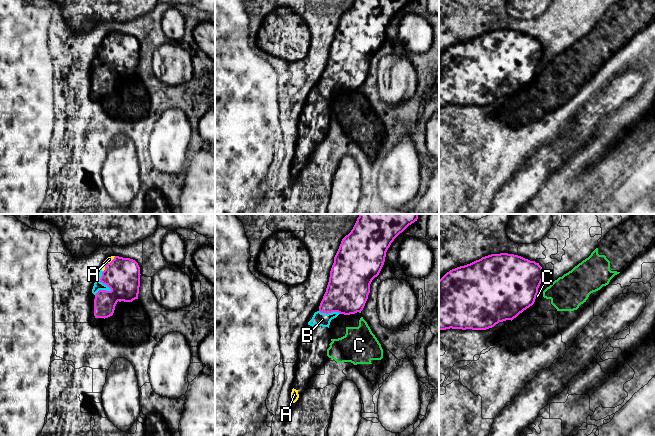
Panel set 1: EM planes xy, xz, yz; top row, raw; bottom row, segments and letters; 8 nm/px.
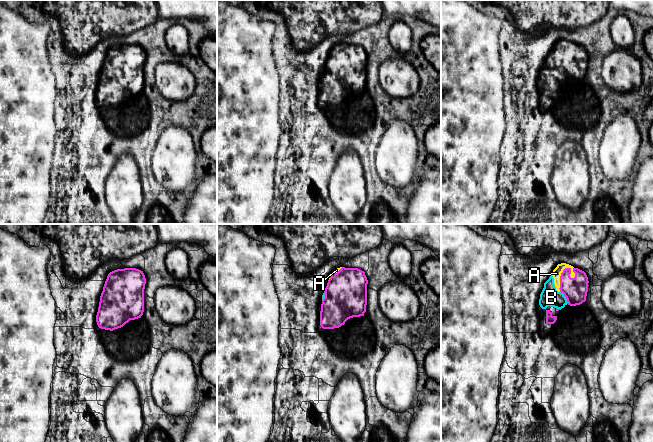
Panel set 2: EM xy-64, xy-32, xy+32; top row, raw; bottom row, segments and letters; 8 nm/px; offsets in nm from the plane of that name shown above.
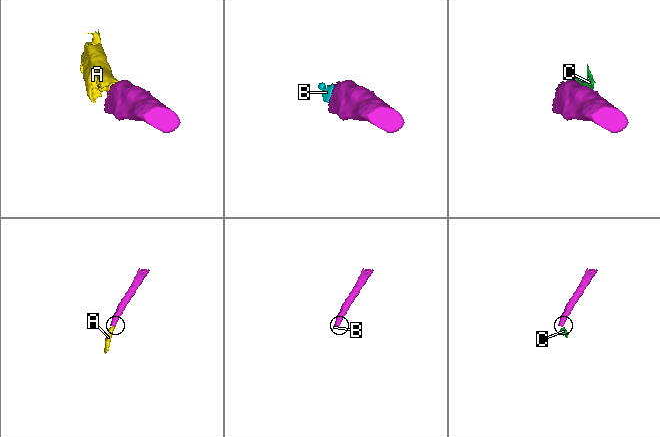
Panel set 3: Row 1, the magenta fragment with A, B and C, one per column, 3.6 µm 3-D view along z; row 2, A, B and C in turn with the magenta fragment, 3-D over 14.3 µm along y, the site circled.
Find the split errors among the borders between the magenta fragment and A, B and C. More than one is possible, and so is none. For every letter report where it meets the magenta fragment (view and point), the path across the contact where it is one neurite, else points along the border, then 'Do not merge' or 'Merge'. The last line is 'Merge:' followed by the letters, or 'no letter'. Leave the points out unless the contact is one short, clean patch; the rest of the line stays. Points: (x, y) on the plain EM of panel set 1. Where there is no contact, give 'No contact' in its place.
A: Touches magenta at xy (106, 39). Merge
B: Touches magenta at xy (109, 63). Merge
C: Touches magenta at yz (536, 71). Boundary: yz (537, 71), (535, 73). Do not merge
Merge: A, B

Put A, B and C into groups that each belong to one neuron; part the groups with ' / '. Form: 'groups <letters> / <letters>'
groups A B / C

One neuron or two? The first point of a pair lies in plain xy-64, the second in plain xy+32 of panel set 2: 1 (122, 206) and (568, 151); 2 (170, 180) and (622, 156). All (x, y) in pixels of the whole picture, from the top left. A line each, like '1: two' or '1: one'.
1: one
2: one

